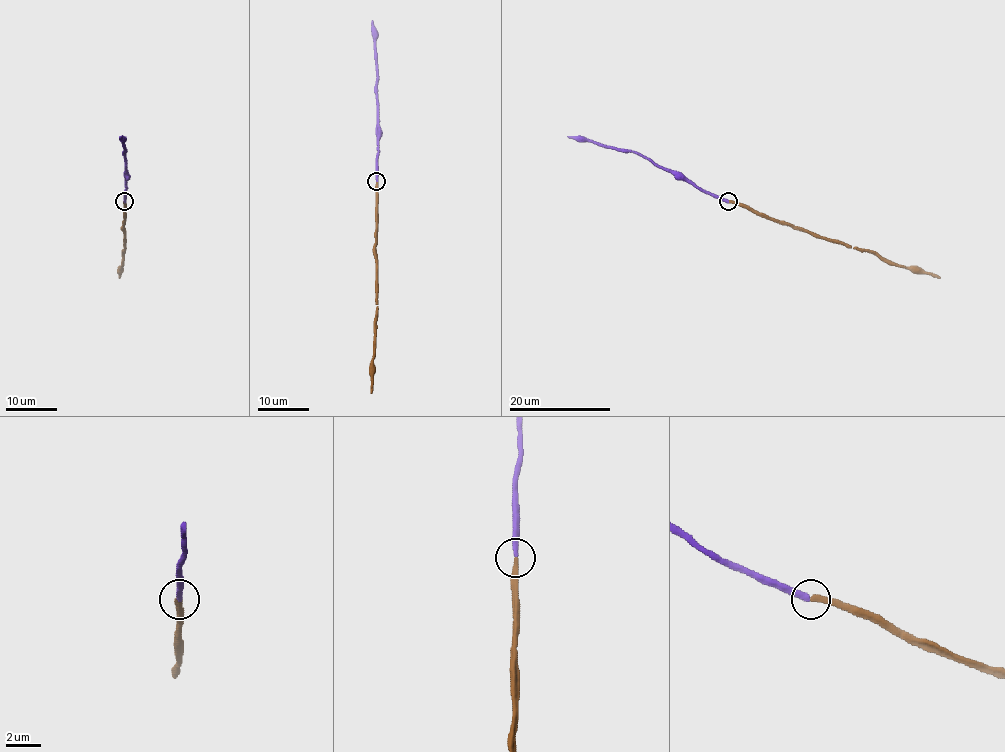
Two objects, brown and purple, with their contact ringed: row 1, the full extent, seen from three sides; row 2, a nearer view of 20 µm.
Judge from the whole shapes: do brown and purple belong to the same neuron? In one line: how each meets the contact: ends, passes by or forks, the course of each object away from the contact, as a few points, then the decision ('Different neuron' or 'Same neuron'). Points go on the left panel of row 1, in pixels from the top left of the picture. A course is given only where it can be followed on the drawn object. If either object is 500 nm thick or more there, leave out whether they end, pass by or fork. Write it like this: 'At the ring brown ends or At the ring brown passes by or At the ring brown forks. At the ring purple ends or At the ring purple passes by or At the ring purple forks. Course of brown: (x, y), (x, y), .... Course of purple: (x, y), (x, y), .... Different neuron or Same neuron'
At the ring brown ends. At the ring purple ends. Course of brown: (125, 202), (125, 249), (118, 278). Course of purple: (125, 202), (125, 146), (120, 136). Same neuron

